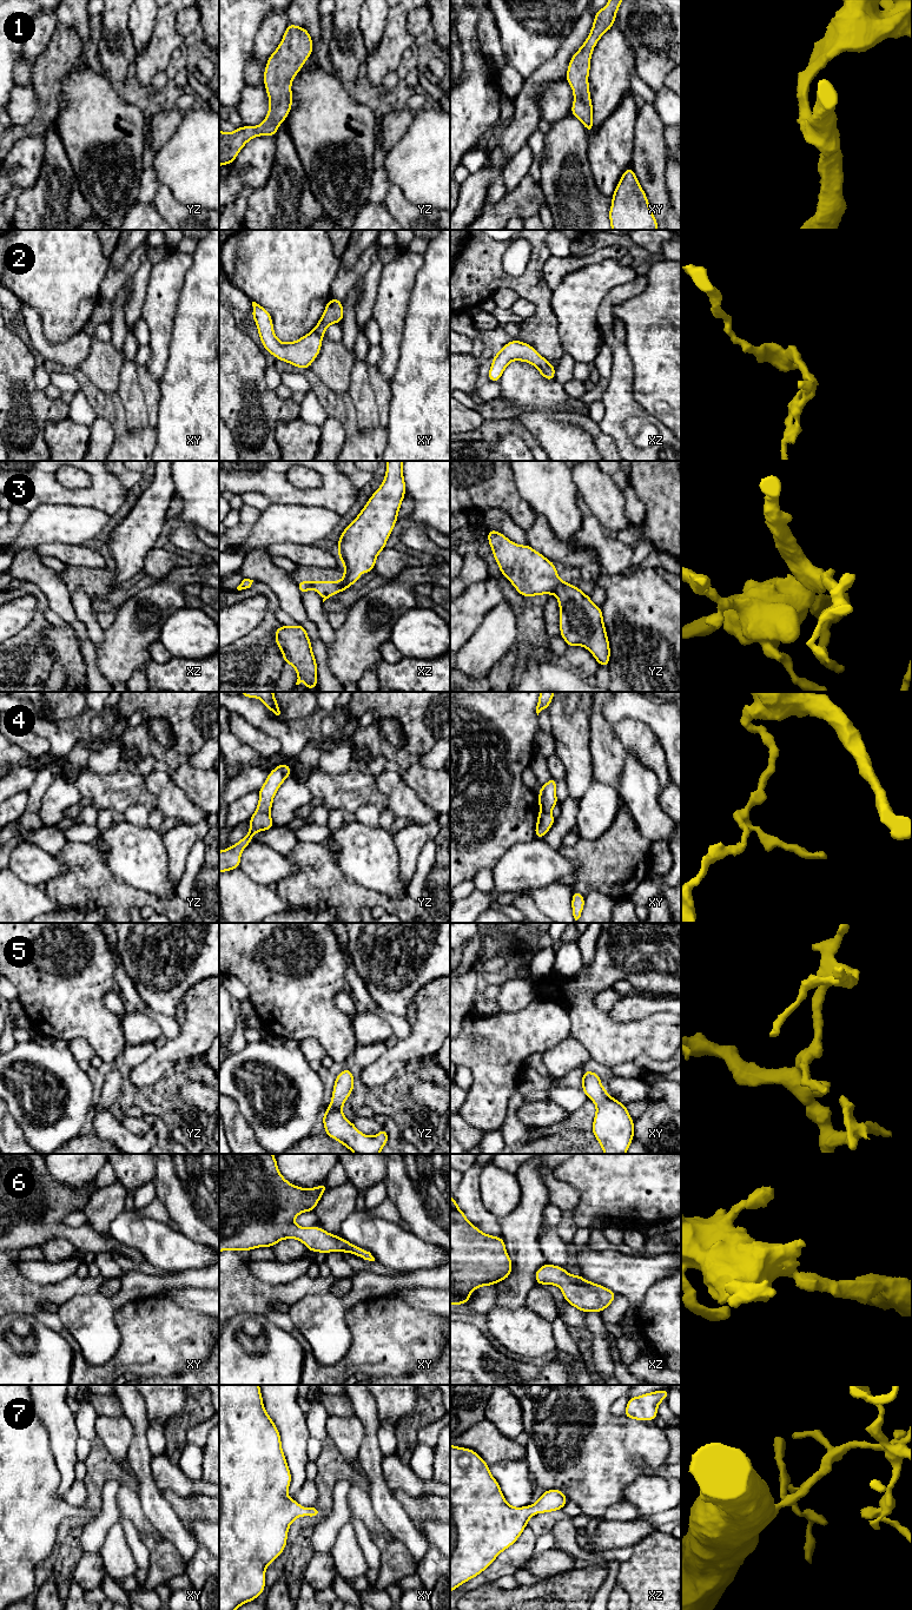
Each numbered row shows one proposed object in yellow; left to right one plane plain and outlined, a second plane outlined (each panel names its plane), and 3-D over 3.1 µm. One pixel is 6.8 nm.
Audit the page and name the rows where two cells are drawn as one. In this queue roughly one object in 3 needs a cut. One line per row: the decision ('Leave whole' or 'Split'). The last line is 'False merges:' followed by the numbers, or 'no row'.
1: Leave whole
2: Split
3: Leave whole
4: Split
5: Leave whole
6: Leave whole
7: Leave whole
False merges: 2, 4

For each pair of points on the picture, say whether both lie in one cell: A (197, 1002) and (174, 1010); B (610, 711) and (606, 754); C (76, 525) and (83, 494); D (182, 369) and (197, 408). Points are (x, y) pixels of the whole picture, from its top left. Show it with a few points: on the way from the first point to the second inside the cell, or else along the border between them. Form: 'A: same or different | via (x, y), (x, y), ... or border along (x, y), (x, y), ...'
A: different | border along (197, 983), (184, 996), (183, 1020), (179, 1023)
B: different | border along (605, 704), (603, 714), (613, 724)
C: different | border along (53, 503), (90, 506), (107, 513)
D: same | via (191, 378), (197, 384), (197, 398)

